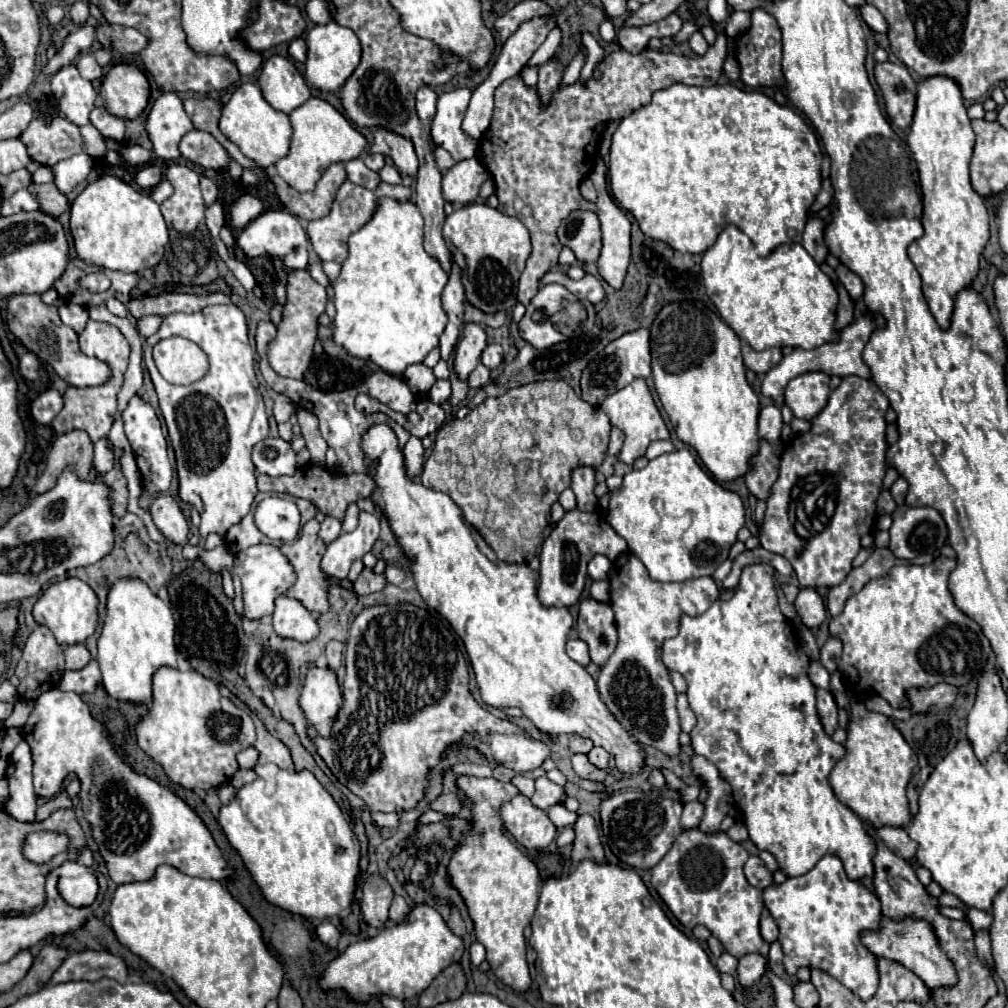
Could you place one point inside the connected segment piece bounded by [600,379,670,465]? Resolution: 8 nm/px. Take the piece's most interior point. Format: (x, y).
(632, 409)

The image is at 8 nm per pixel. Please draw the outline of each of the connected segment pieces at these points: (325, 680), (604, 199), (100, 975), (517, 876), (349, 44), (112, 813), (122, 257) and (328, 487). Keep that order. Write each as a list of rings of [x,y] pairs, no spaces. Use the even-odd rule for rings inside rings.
[[[310,667],[300,695],[300,709],[320,737],[328,737],[334,717],[342,705],[342,693],[332,669]]]
[[[602,159],[596,161],[592,173],[590,173],[590,179],[596,187],[596,193],[598,193],[598,201],[596,201],[596,215],[600,219],[600,225],[602,225],[602,253],[598,257],[598,273],[600,277],[614,289],[620,289],[622,287],[622,281],[624,281],[624,275],[626,275],[626,269],[628,269],[628,263],[630,263],[630,221],[626,217],[626,213],[612,201],[612,197],[608,195],[608,187],[606,187],[606,165]]]
[[[78,951],[72,953],[60,969],[52,975],[50,983],[68,983],[68,981],[98,981],[98,979],[116,979],[126,983],[128,969],[122,957],[116,957],[108,951]]]
[[[460,777],[458,787],[472,801],[474,825],[472,835],[462,837],[456,855],[450,861],[448,873],[454,887],[460,891],[468,905],[468,913],[474,921],[476,939],[486,949],[486,961],[490,963],[492,973],[516,993],[526,993],[532,985],[528,961],[527,944],[524,929],[530,925],[532,915],[538,905],[540,875],[532,859],[528,859],[514,841],[504,837],[500,805],[518,795],[518,789],[512,783],[500,783],[496,779],[476,779]]]
[[[330,21],[326,25],[312,27],[308,37],[306,37],[306,43],[308,43],[306,81],[312,87],[318,87],[322,91],[338,91],[360,63],[360,41],[358,41],[358,37],[354,35],[352,29],[342,27],[336,21]]]
[[[60,689],[46,691],[34,701],[34,711],[30,713],[26,725],[22,727],[24,739],[30,743],[33,761],[33,785],[36,795],[40,797],[52,797],[60,791],[62,781],[68,773],[74,773],[80,779],[80,801],[82,809],[86,813],[86,821],[92,829],[94,843],[98,845],[100,855],[106,861],[108,875],[116,885],[132,883],[132,881],[146,881],[154,875],[158,865],[172,865],[180,869],[186,875],[202,877],[202,879],[214,879],[214,881],[226,881],[232,875],[232,869],[228,867],[226,859],[222,857],[218,845],[214,843],[208,827],[202,823],[202,819],[180,799],[176,797],[168,787],[160,785],[158,781],[132,771],[124,759],[116,753],[112,743],[105,734],[102,723],[98,723],[92,715],[88,705],[76,695],[76,693],[64,693]],[[98,758],[98,769],[94,771],[94,787],[92,787],[92,803],[88,801],[88,789],[92,785],[92,765]]]
[[[112,175],[96,179],[76,197],[70,211],[70,229],[78,257],[84,263],[124,273],[142,273],[158,265],[168,245],[168,227],[160,205]]]
[[[300,467],[292,477],[268,477],[268,475],[258,475],[258,491],[266,491],[266,493],[290,493],[294,497],[302,497],[302,499],[308,499],[314,503],[314,507],[318,511],[322,511],[324,515],[330,515],[330,517],[336,517],[336,519],[344,519],[344,513],[346,513],[346,507],[350,503],[356,503],[358,499],[366,499],[366,497],[372,497],[374,489],[376,489],[376,483],[370,475],[338,475],[338,477],[332,477],[326,469],[322,469],[322,479],[312,479],[306,475],[306,467]]]

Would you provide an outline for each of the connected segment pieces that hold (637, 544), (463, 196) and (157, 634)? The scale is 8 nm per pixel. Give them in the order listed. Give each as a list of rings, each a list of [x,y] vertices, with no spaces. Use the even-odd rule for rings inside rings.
[[[688,449],[658,455],[644,469],[626,473],[622,487],[612,491],[606,507],[606,521],[626,539],[628,549],[644,563],[654,581],[686,581],[712,575],[714,569],[726,561],[728,551],[736,541],[736,533],[744,527],[744,515],[742,499],[720,487],[706,471],[702,471]]]
[[[464,159],[448,169],[442,177],[442,193],[448,203],[468,205],[474,203],[480,191],[480,185],[490,179],[488,169],[480,159]]]
[[[118,579],[108,589],[106,619],[102,625],[102,633],[98,637],[98,657],[96,657],[102,671],[102,685],[106,687],[108,695],[130,703],[150,703],[154,671],[164,665],[176,667],[174,633],[176,633],[176,625],[168,603],[164,603],[158,595],[154,595],[146,583],[140,583],[140,579]]]

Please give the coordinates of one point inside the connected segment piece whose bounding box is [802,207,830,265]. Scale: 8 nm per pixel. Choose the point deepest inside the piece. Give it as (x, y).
(813, 242)

